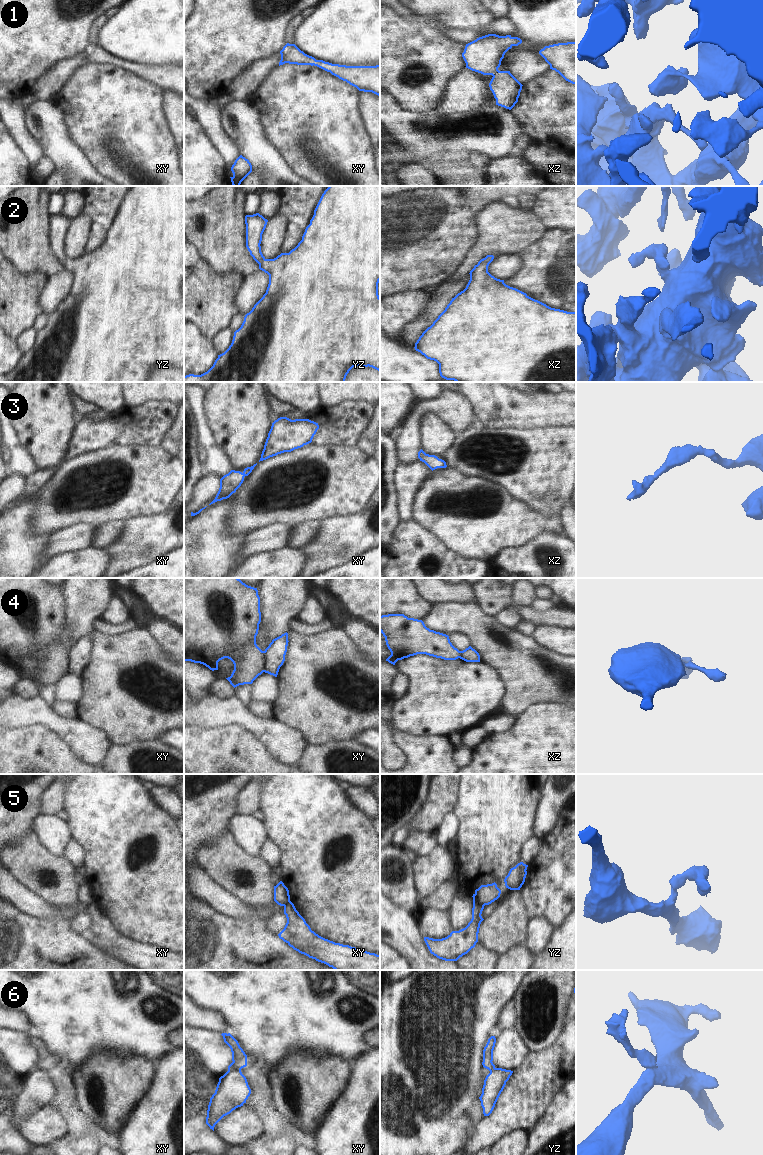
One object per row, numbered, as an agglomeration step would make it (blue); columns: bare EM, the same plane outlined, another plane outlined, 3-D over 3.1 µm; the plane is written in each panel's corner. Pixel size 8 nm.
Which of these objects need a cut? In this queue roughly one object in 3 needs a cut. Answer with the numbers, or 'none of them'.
4, 5, 6

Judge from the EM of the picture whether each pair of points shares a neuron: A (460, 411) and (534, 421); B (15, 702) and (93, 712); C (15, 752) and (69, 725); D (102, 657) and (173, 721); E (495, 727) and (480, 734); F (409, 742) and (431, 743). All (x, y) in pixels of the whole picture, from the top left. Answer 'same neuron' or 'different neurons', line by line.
A: different neurons
B: different neurons
C: different neurons
D: same neuron
E: different neurons
F: same neuron

